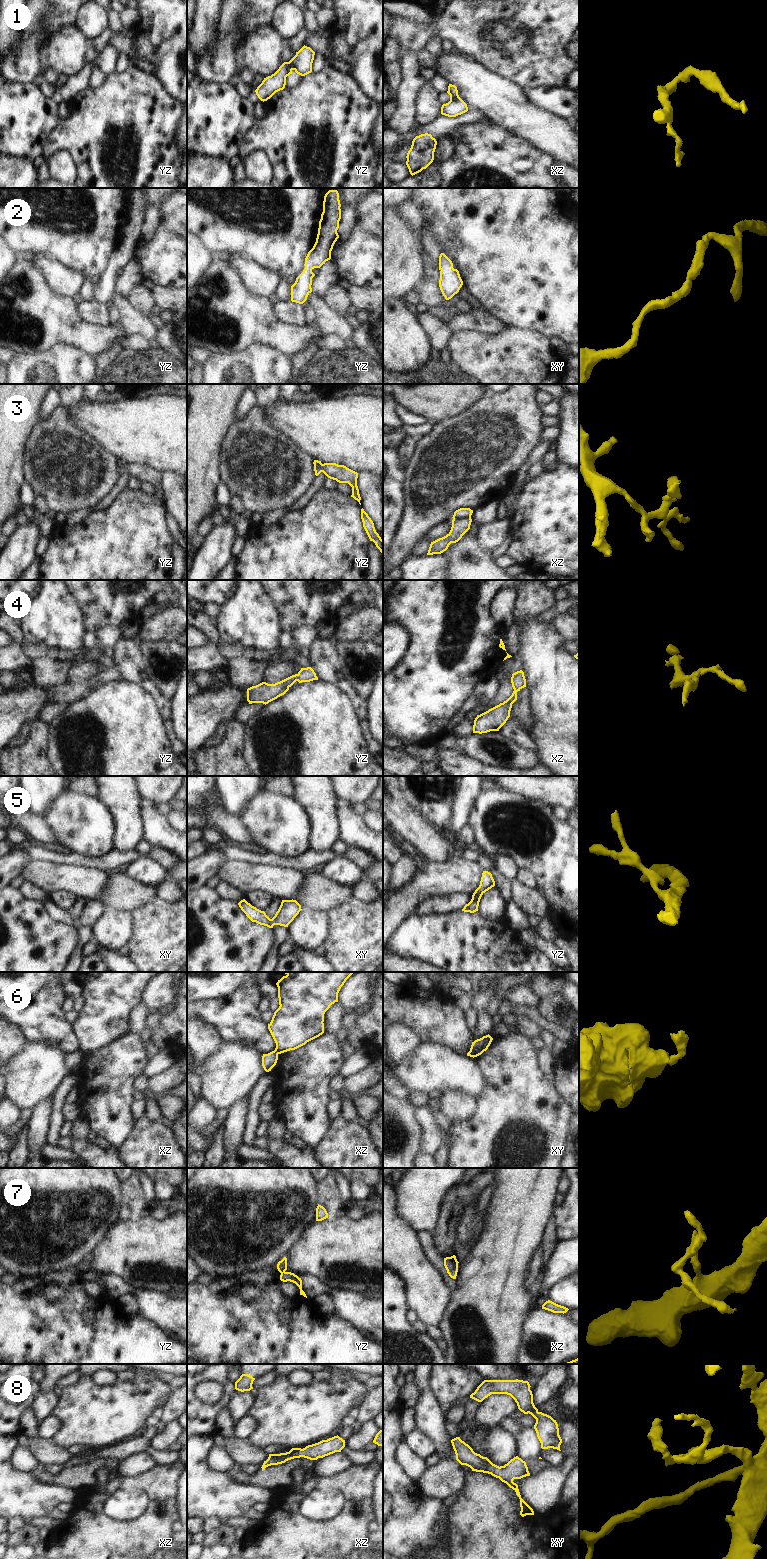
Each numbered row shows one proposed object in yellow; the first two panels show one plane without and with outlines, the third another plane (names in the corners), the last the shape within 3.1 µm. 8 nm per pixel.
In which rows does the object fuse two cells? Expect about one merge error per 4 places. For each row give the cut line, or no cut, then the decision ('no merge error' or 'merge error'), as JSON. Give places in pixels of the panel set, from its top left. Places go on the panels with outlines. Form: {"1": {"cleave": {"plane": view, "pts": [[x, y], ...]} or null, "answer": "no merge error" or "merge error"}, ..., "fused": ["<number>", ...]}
{"1": {"cleave": null, "answer": "no merge error"}, "2": {"cleave": null, "answer": "no merge error"}, "3": {"cleave": {"plane": "xz", "pts": [[470, 516], [453, 519]]}, "answer": "merge error"}, "4": {"cleave": null, "answer": "no merge error"}, "5": {"cleave": null, "answer": "no merge error"}, "6": {"cleave": {"plane": "xz", "pts": [[274, 1050], [278, 1053]]}, "answer": "merge error"}, "7": {"cleave": {"plane": "xz", "pts": [[457, 1264], [448, 1273]]}, "answer": "merge error"}, "8": {"cleave": null, "answer": "no merge error"}, "fused": ["3", "6", "7"]}

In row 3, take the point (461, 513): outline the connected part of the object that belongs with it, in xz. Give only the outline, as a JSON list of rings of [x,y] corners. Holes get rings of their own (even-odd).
[[[460,508],[454,512],[453,519],[463,519],[463,518],[470,518],[473,513],[473,510],[470,508]]]

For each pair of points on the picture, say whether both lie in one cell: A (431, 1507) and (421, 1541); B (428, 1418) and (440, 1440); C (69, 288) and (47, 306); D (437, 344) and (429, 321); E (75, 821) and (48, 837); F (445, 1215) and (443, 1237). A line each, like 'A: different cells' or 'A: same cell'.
A: same cell
B: same cell
C: different cells
D: same cell
E: different cells
F: same cell

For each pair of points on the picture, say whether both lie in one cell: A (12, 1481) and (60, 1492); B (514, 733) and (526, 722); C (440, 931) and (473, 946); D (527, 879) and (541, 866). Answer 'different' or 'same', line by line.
A: same
B: different
C: same
D: different

